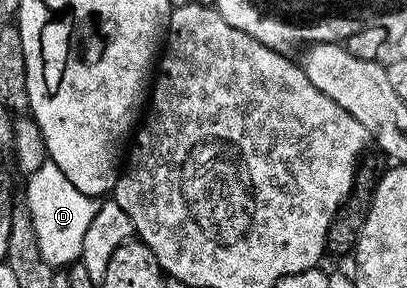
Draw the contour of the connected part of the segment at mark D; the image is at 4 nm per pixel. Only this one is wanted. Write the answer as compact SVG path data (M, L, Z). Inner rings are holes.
M44 160L36 170L30 171L28 178L31 179L27 182L25 209L31 218L41 256L45 256L52 268L66 268L72 262L80 261L83 256L85 232L99 210L99 202L85 192L77 192L77 188L73 188L73 184L65 180L65 172L61 172L61 168L57 168L57 164L50 160Z

